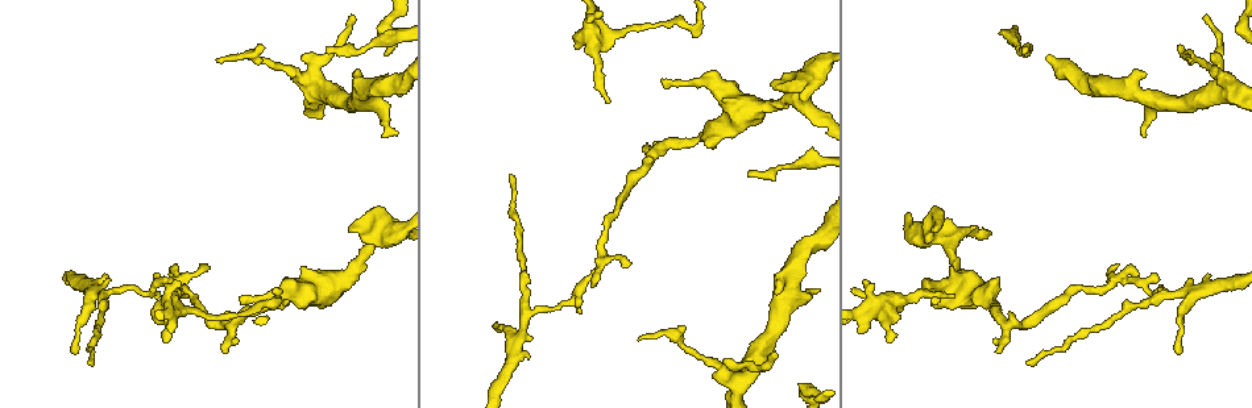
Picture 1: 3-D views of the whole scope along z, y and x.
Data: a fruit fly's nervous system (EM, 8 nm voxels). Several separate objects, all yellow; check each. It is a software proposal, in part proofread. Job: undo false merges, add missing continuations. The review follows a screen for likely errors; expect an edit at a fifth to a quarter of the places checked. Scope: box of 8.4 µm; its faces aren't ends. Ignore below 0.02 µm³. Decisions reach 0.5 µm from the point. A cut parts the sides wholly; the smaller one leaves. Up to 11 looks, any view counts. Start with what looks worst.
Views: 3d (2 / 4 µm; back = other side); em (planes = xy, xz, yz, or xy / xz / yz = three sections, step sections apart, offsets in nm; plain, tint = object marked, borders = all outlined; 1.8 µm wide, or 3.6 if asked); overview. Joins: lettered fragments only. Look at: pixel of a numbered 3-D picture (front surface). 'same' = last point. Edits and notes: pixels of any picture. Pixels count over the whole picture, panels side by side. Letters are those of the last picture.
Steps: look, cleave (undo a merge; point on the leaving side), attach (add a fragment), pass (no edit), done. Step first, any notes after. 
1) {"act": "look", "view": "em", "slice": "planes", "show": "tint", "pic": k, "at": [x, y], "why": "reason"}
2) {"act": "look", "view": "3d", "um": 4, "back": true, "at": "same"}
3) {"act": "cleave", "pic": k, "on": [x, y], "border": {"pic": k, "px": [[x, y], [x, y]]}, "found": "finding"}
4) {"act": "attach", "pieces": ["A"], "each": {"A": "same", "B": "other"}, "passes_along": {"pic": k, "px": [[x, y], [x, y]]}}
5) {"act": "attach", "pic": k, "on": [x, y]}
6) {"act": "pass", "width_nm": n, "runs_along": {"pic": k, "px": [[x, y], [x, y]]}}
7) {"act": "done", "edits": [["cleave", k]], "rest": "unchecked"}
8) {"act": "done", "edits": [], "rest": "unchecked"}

{"act": "look", "view": "em", "slice": "xz", "step": 16, "show": "tint", "pic": 1, "at": [608, 103], "why": "tapers out"}

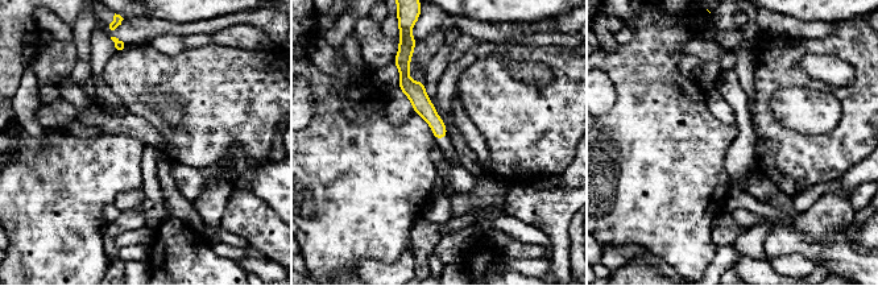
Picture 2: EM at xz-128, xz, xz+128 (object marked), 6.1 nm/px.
{"act": "look", "view": "em", "slice": "planes", "show": "tint", "at": "same", "why": "another direction"}

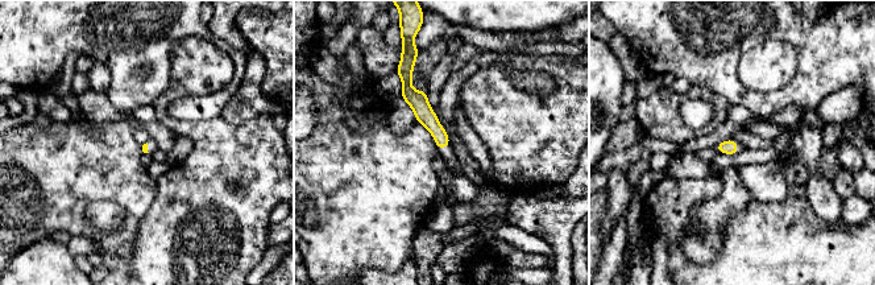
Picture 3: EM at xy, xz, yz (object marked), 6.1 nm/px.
{"act": "look", "view": "em", "slice": "planes", "show": "borders", "at": "same"}

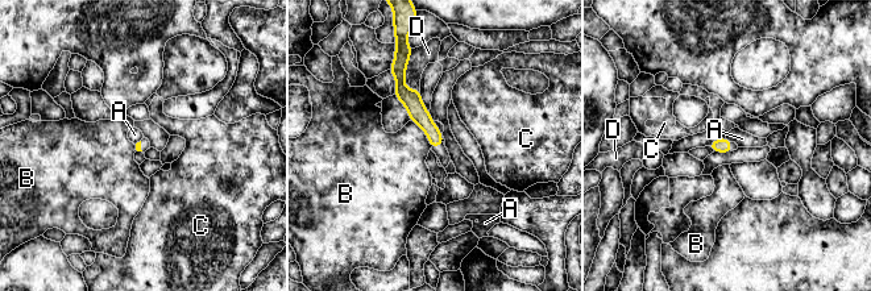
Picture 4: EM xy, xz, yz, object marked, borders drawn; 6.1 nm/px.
{"act": "pass", "longest_contact_nm": ["D", 220], "each": {"A": "other", "B": "other", "C": "other", "D": "other"}, "runs_along": {"pic": 4, "px": [[399, 77], [401, 90], [439, 141]]}, "found": "none of them fits"}

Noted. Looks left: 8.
{"act": "look", "view": "3d", "um": 2, "pic": 1, "at": [600, 14], "why": "tapers out"}

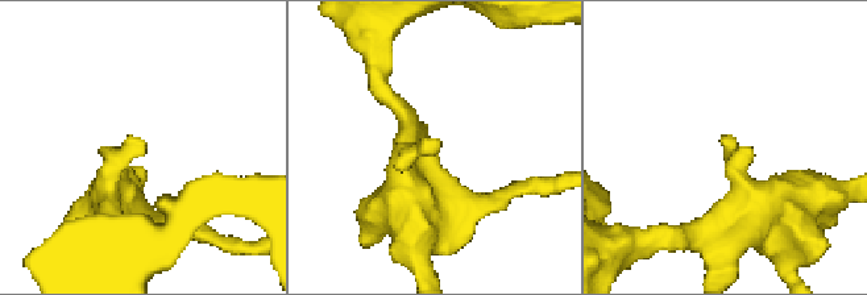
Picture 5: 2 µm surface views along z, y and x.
{"act": "look", "view": "em", "slice": "planes", "show": "borders", "pic": 5, "at": [436, 138]}

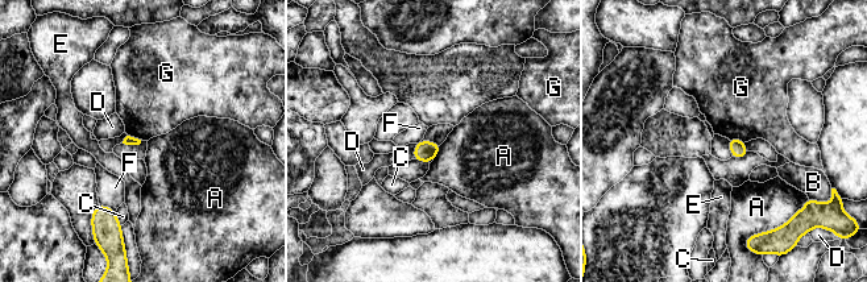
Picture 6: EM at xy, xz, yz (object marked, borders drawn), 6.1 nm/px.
{"act": "pass", "longest_contact_nm": ["F", 120], "each": {"A": "other", "B": "other", "C": "other", "D": "other", "E": "other", "F": "other", "G": "other"}, "border": {"pic": 6, "px": [[729, 139], [739, 139], [743, 142]]}, "found": "no lettered fragment goes on from it"}

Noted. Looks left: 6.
{"act": "look", "view": "em", "slice": "planes", "show": "borders", "pic": 1, "at": [1026, 364], "why": "end of a long branch"}

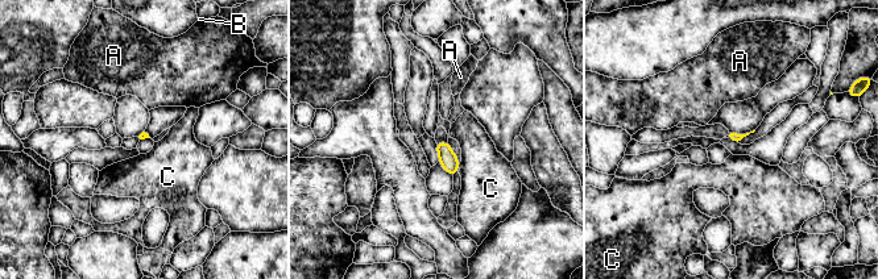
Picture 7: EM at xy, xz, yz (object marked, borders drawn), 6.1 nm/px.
{"act": "pass", "each": {"A": "other", "B": "other", "C": "other"}, "border": {"pic": 7, "px": [[458, 165], [459, 171]]}, "found": "none of them fits"}

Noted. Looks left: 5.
{"act": "look", "view": "3d", "um": 4, "back": true, "pic": 1, "at": [993, 279], "why": "branch stops here"}

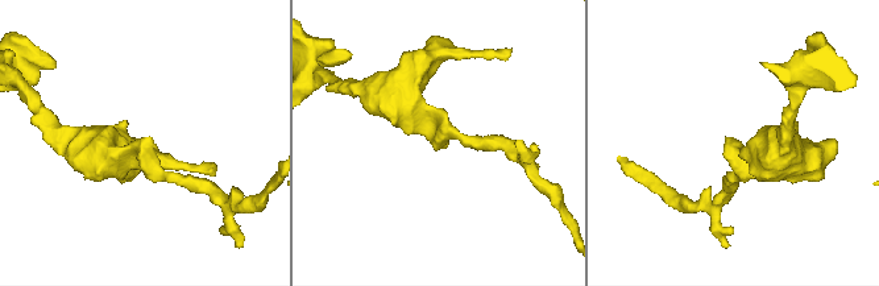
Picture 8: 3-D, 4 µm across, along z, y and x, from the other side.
{"act": "look", "view": "em", "slice": "xz", "step": 4, "show": "tint", "pic": 8, "at": [731, 137], "why": "now the EM"}

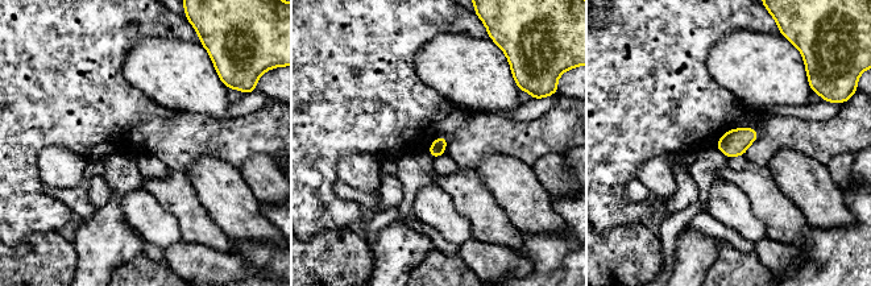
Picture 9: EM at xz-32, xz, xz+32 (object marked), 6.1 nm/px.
{"act": "look", "view": "em", "slice": "xz", "step": 4, "show": "borders", "at": "same", "why": "see the neighbours"}

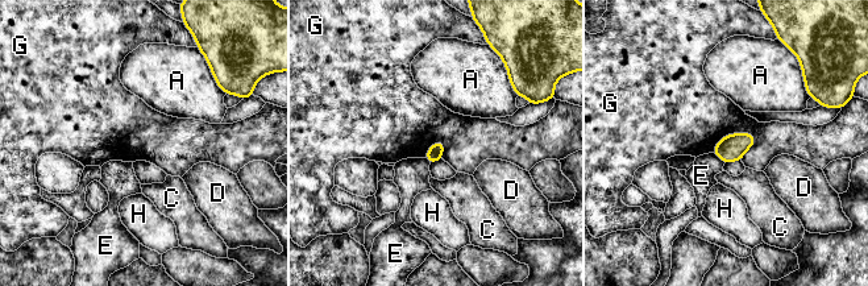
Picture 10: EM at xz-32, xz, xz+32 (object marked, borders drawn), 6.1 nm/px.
{"act": "pass", "each": {"A": "other", "C": "other", "D": "other", "E": "other", "G": "other", "H": "other"}, "border": {"pic": 10, "px": [[756, 139], [730, 133], [713, 152]]}, "found": "no lettered fragment goes on from it"}

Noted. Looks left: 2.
{"act": "done", "edits": [], "rest": "unchecked"}

